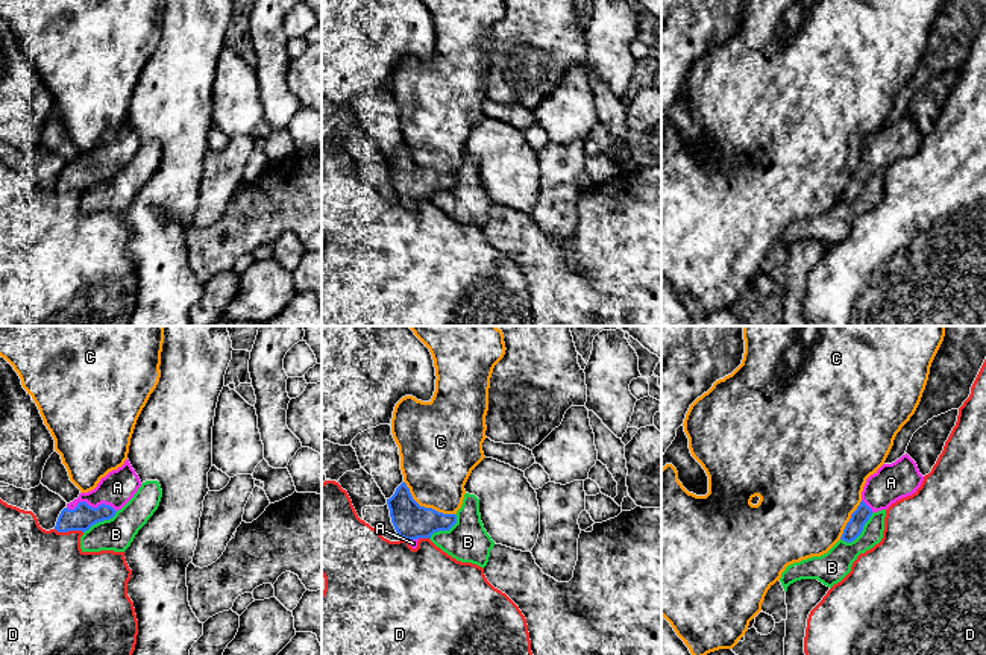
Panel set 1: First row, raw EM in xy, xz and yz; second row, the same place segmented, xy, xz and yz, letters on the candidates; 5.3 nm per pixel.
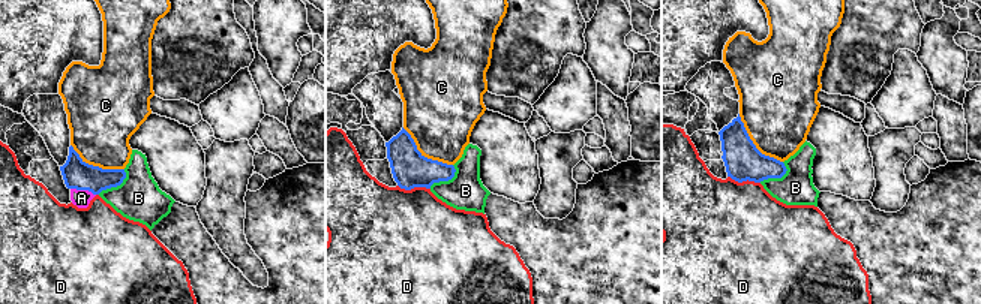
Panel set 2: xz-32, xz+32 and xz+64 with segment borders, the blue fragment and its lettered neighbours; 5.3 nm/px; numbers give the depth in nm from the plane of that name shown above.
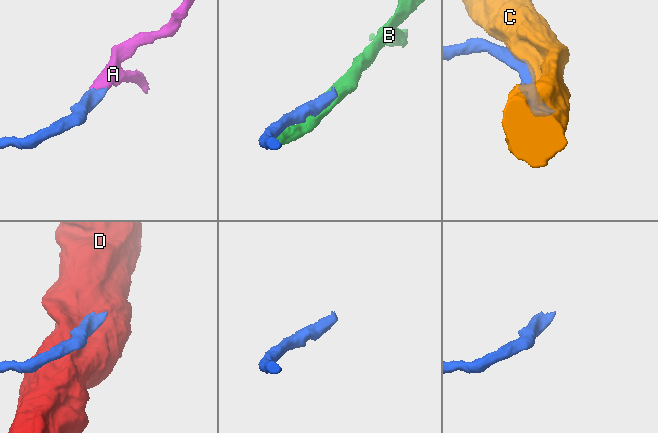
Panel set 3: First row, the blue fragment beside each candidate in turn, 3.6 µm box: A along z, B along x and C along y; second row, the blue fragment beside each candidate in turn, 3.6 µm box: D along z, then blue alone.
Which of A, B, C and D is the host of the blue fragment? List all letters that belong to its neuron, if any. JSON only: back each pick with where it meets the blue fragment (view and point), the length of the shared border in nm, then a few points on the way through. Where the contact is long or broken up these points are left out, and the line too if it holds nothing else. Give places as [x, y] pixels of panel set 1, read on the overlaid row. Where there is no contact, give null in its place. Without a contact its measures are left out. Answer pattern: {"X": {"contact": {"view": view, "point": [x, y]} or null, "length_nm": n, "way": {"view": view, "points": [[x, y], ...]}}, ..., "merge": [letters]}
{"A": {"contact": {"view": "xy", "point": [91, 507]}, "length_nm": 260, "way": {"view": "xy", "points": [[82, 517], [91, 507], [100, 504], [117, 487]]}}, "merge": ["A"]}

